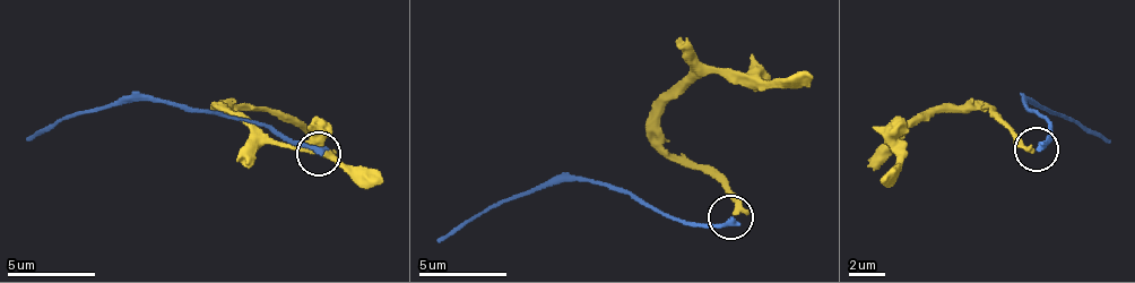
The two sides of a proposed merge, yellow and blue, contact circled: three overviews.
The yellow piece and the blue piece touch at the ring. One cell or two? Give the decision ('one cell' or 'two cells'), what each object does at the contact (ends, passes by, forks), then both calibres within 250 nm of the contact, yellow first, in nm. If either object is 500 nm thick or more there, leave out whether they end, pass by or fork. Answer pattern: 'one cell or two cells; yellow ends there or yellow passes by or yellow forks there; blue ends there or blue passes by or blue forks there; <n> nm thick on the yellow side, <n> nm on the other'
one cell; yellow ends there; blue ends there; 320 nm thick on the yellow side, 320 nm on the other

